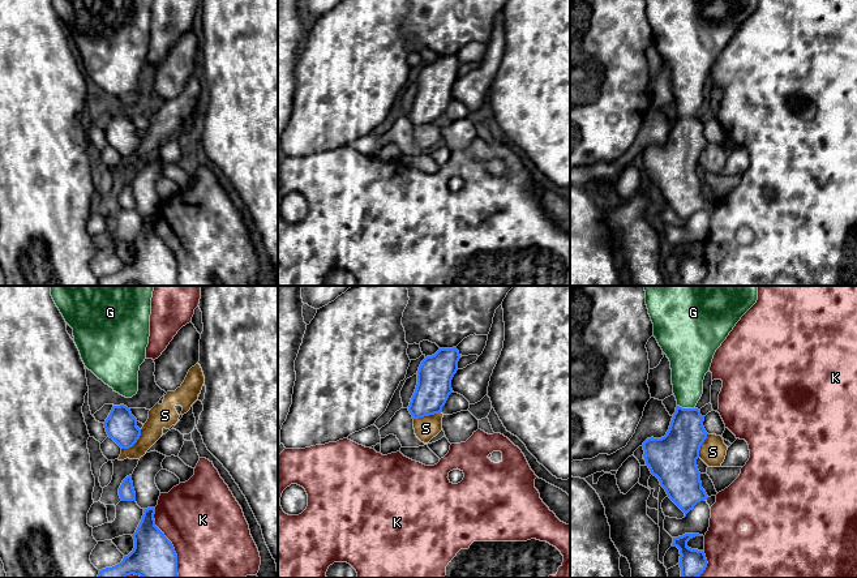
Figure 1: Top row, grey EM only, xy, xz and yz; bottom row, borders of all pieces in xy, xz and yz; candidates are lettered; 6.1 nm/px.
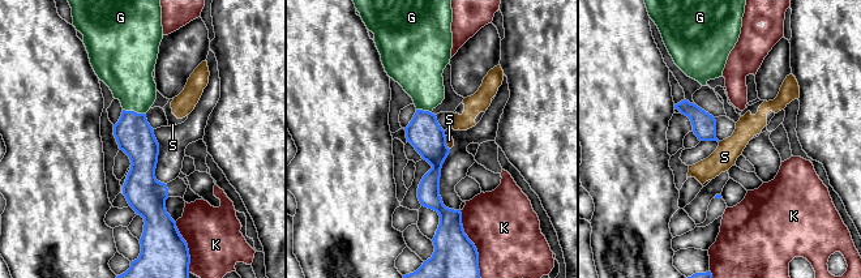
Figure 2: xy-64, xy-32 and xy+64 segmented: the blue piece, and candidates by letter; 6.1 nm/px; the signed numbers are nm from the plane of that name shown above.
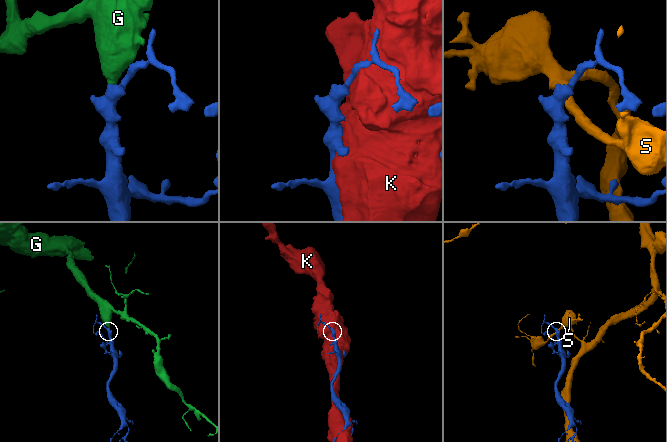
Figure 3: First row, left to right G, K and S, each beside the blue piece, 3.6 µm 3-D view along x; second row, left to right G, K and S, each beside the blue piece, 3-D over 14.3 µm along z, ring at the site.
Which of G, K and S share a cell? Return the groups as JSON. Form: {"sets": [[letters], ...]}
{"sets": [["G"], ["K"], ["S"]]}

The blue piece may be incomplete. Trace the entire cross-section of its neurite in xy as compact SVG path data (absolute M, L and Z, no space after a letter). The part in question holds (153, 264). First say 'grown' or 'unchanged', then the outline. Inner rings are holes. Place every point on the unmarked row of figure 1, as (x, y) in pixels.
unchanged | M155 215L143 217L142 227L132 243L134 247L134 256L124 264L123 269L112 275L99 278L98 286L125 286L134 282L141 286L179 286L177 282L177 262L172 251L155 234Z

